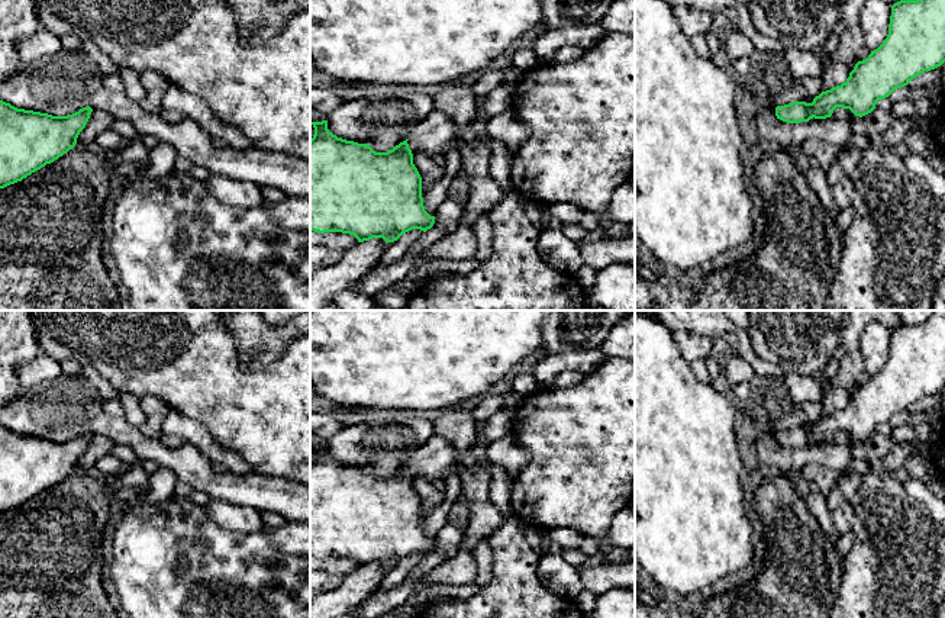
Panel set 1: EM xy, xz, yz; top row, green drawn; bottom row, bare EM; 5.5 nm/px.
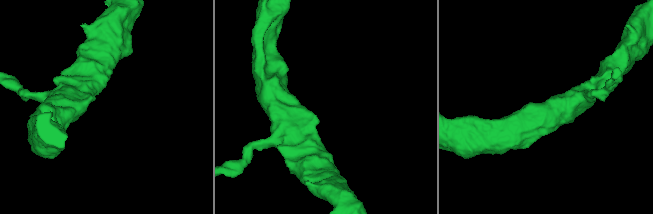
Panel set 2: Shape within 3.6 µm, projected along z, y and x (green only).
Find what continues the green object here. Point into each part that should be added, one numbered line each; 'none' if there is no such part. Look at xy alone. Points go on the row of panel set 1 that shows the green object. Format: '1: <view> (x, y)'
none

